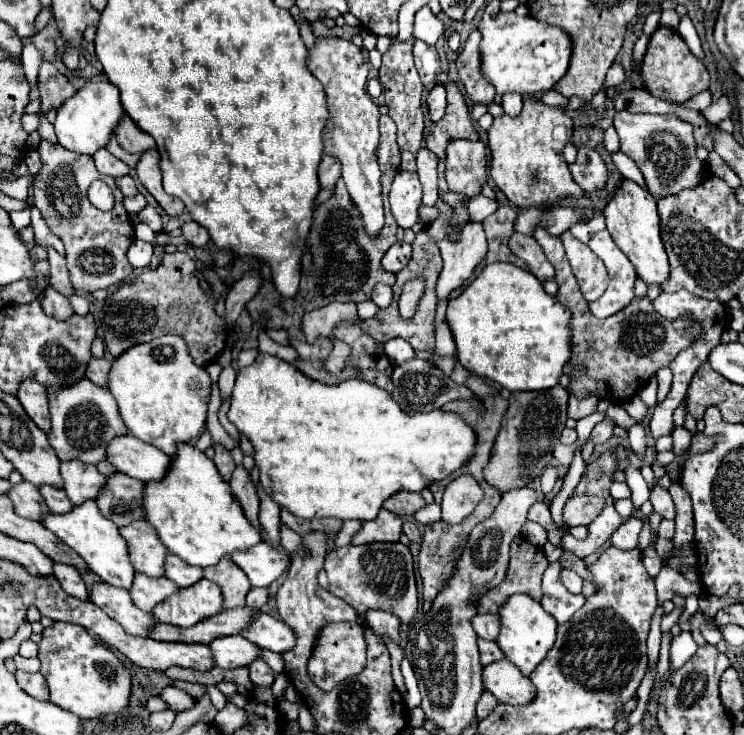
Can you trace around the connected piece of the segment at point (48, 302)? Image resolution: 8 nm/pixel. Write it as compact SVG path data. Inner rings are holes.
M51 287L45 289L45 297L41 299L41 307L43 307L43 311L49 317L55 317L59 321L67 321L75 313L73 307L71 307L71 303L69 303L69 299L63 297L61 293L57 293Z

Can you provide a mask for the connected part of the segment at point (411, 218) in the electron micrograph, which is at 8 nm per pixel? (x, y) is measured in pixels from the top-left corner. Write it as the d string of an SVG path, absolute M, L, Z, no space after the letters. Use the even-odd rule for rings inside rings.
M399 171L393 179L391 193L389 193L391 213L399 227L409 229L419 221L419 205L421 205L421 183L417 173Z

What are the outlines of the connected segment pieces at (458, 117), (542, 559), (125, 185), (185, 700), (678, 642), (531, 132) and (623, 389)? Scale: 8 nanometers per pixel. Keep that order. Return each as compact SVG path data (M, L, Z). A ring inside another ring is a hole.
M451 81L445 83L447 89L447 111L445 117L437 123L433 123L429 135L425 137L425 145L429 151L433 151L439 159L437 163L439 189L447 189L445 181L445 153L447 143L457 137L471 137L475 133L475 123L471 121L471 109L461 93L461 89Z
M517 537L511 545L507 579L481 597L479 613L497 613L513 593L527 593L541 601L541 577L547 565L549 561L541 549L529 545L523 537Z
M127 175L127 177L121 177L121 179L117 179L115 181L117 183L117 187L121 189L121 193L125 195L125 197L133 197L133 195L137 195L139 191L137 191L137 185L135 185L135 181Z
M167 687L167 689L163 689L161 697L163 697L163 701L169 703L169 707L171 707L175 713L187 711L187 709L191 709L191 707L195 705L195 699L189 697L185 691L177 689L177 687Z
M681 633L671 643L671 669L679 669L693 653L697 651L697 643L691 633Z
M527 95L523 101L523 111L517 117L501 115L493 119L489 127L489 149L491 149L491 177L495 185L507 195L507 199L517 207L529 205L551 205L563 201L565 195L583 197L583 189L577 187L569 173L569 165L561 151L571 141L573 121L567 111L549 107L541 99Z
M537 227L533 231L533 237L543 247L547 259L555 267L555 281L559 283L557 299L573 313L573 357L565 365L565 375L571 377L571 371L579 365L585 367L583 377L573 377L569 383L569 393L575 393L577 397L585 397L589 393L597 393L603 399L609 399L613 403L629 401L637 389L641 389L651 375L655 375L657 369L667 367L675 355L689 347L693 333L697 329L687 319L665 319L653 309L653 301L645 297L635 297L629 307L621 309L619 313L597 319L591 315L587 301L583 299L577 279L573 277L573 271L569 267L569 261L565 257L565 249L559 237L549 235L543 227Z

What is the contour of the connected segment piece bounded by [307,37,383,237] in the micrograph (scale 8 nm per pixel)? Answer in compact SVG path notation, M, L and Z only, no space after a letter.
M315 37L315 45L307 55L309 71L321 81L327 95L329 121L323 131L325 155L333 155L341 163L341 177L349 189L355 207L361 211L365 229L377 237L383 229L383 201L379 183L379 105L367 93L369 63L359 47L339 37Z

